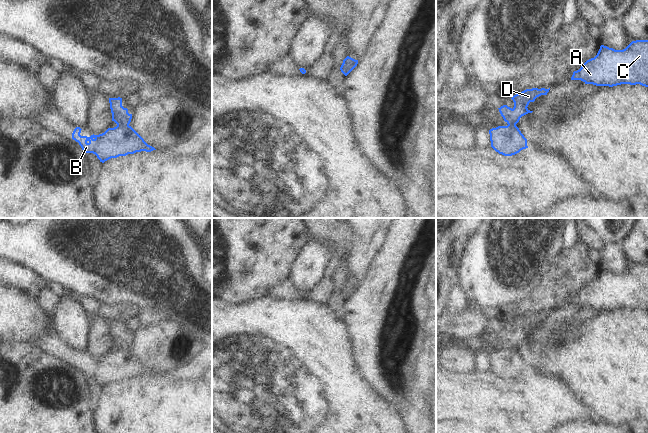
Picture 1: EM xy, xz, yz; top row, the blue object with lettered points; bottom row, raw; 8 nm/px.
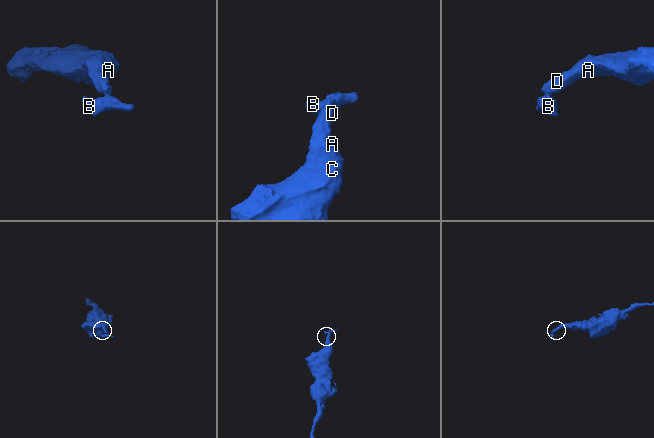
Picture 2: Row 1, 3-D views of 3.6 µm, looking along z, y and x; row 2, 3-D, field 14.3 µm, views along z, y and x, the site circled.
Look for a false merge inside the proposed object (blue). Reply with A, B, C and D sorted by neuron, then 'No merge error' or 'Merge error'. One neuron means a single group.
Groups: A C D / B. Merge error

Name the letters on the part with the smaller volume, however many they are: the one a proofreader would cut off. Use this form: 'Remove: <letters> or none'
Remove: B

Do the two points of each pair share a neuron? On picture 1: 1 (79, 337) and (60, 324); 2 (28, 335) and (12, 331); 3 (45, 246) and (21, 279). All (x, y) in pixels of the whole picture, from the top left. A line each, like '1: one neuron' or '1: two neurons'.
1: one neuron
2: one neuron
3: two neurons

